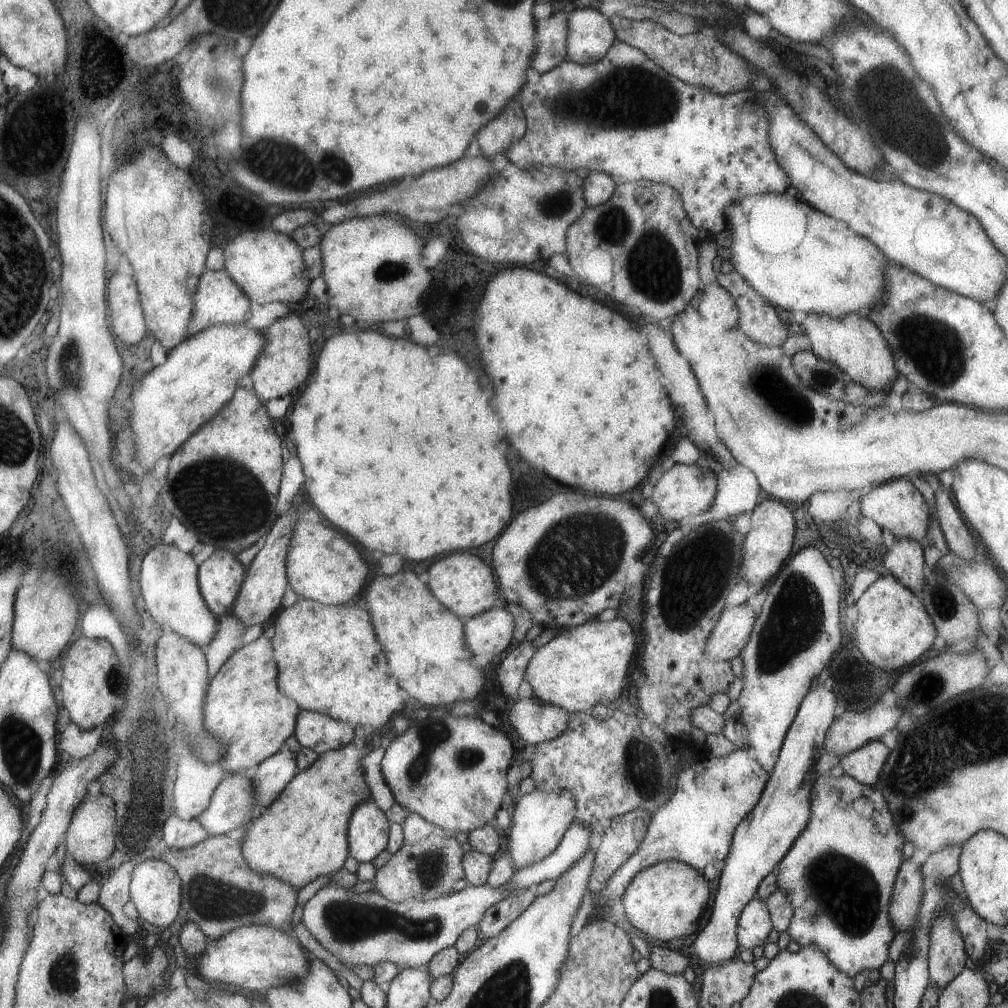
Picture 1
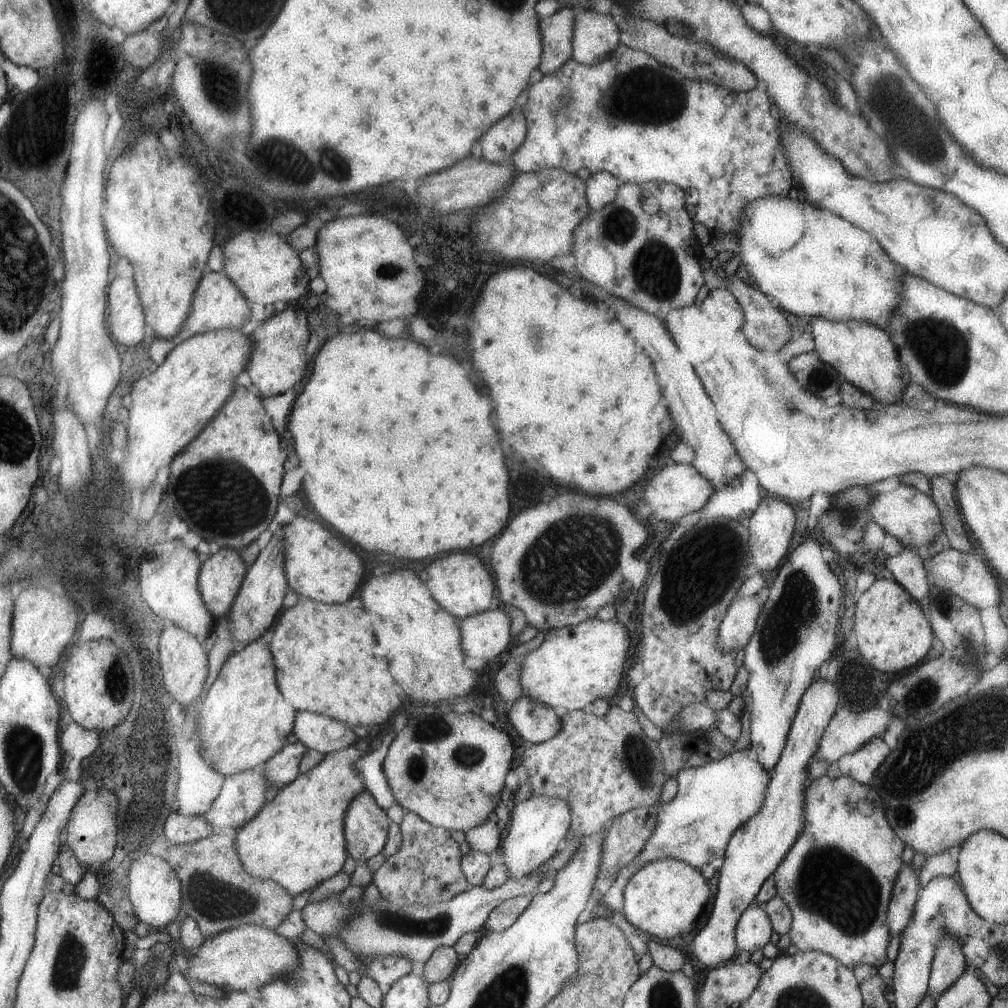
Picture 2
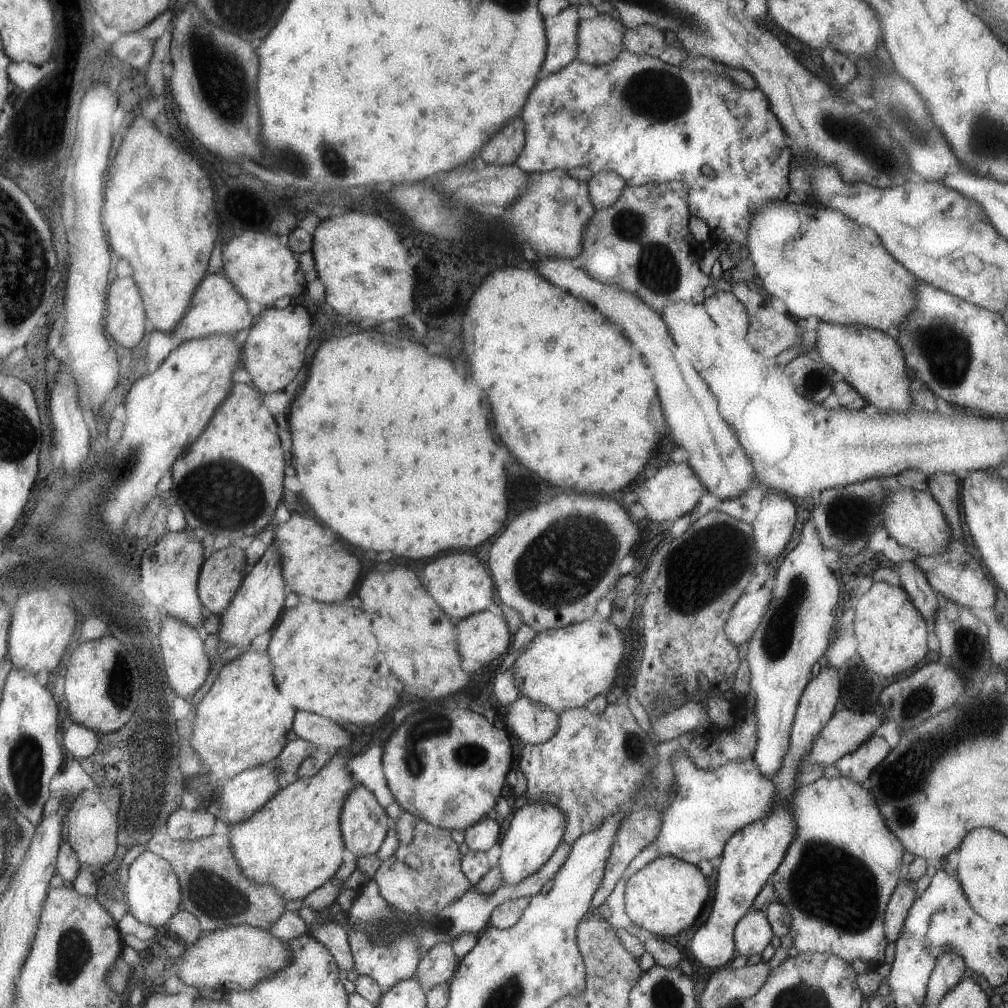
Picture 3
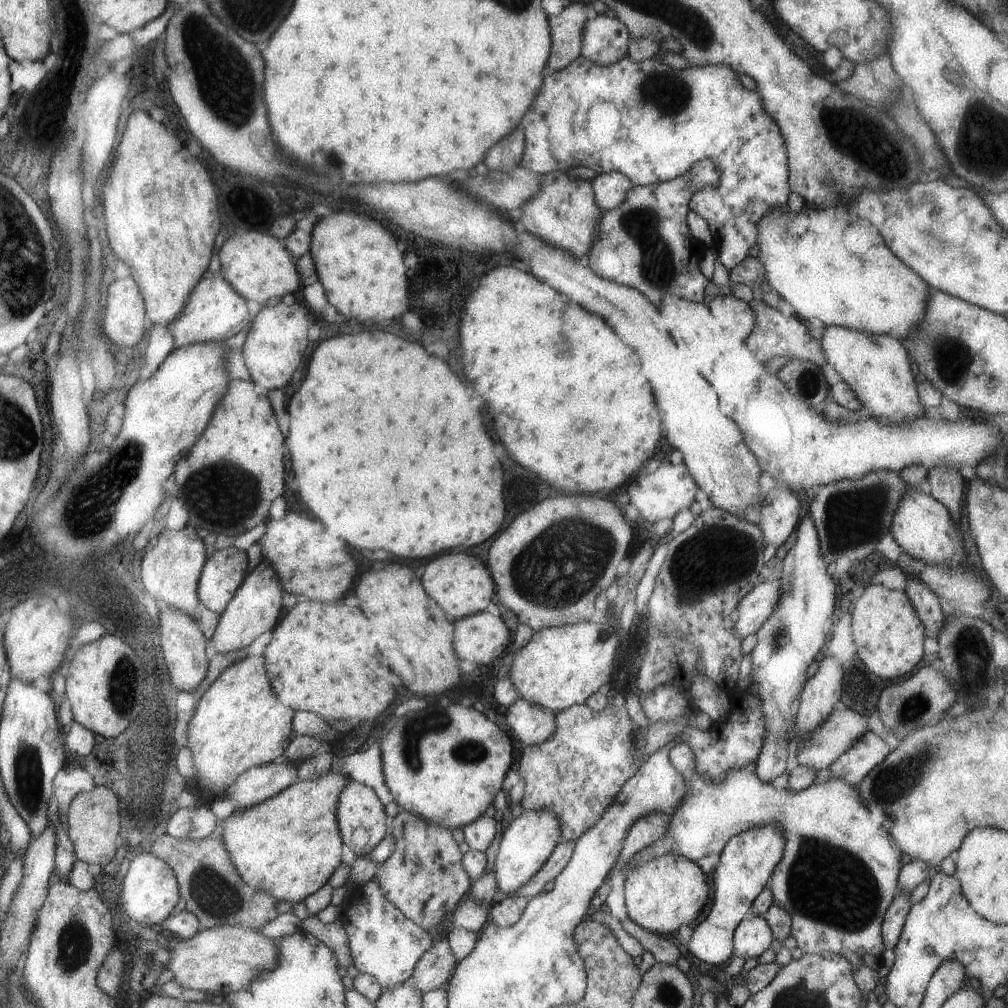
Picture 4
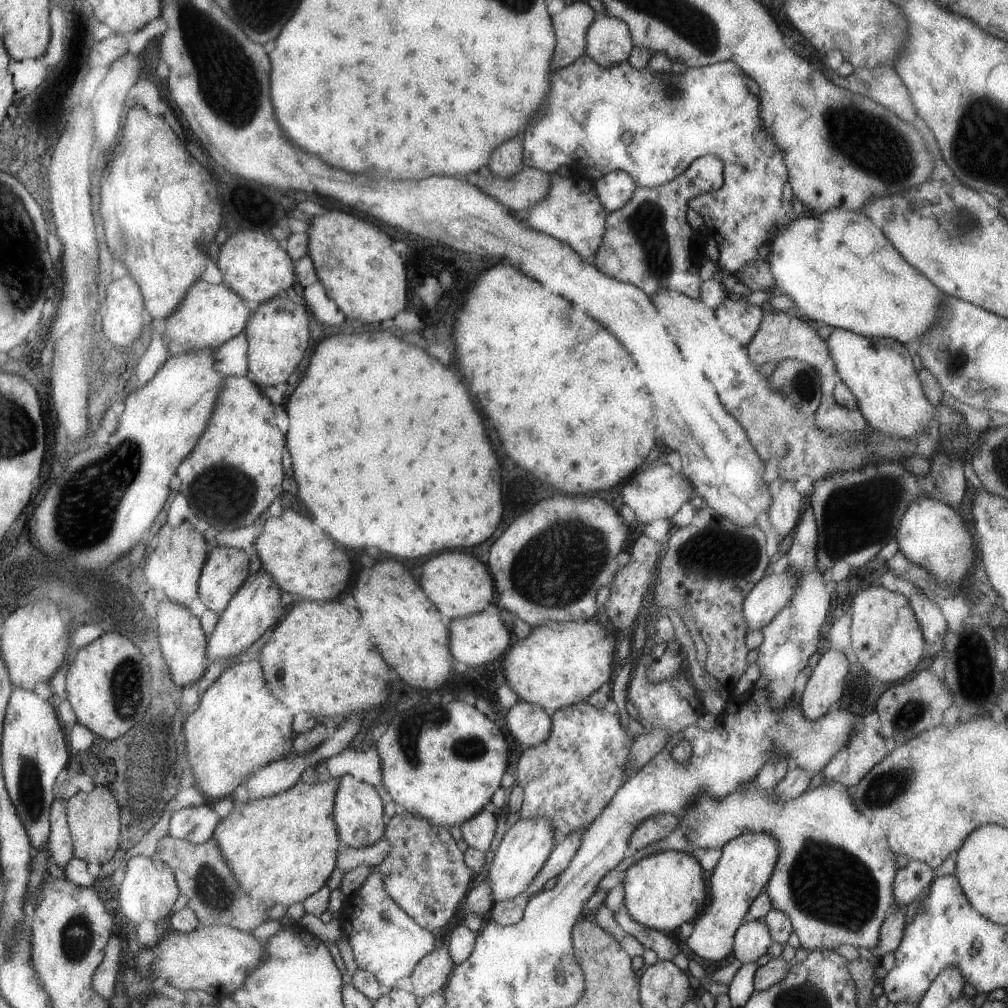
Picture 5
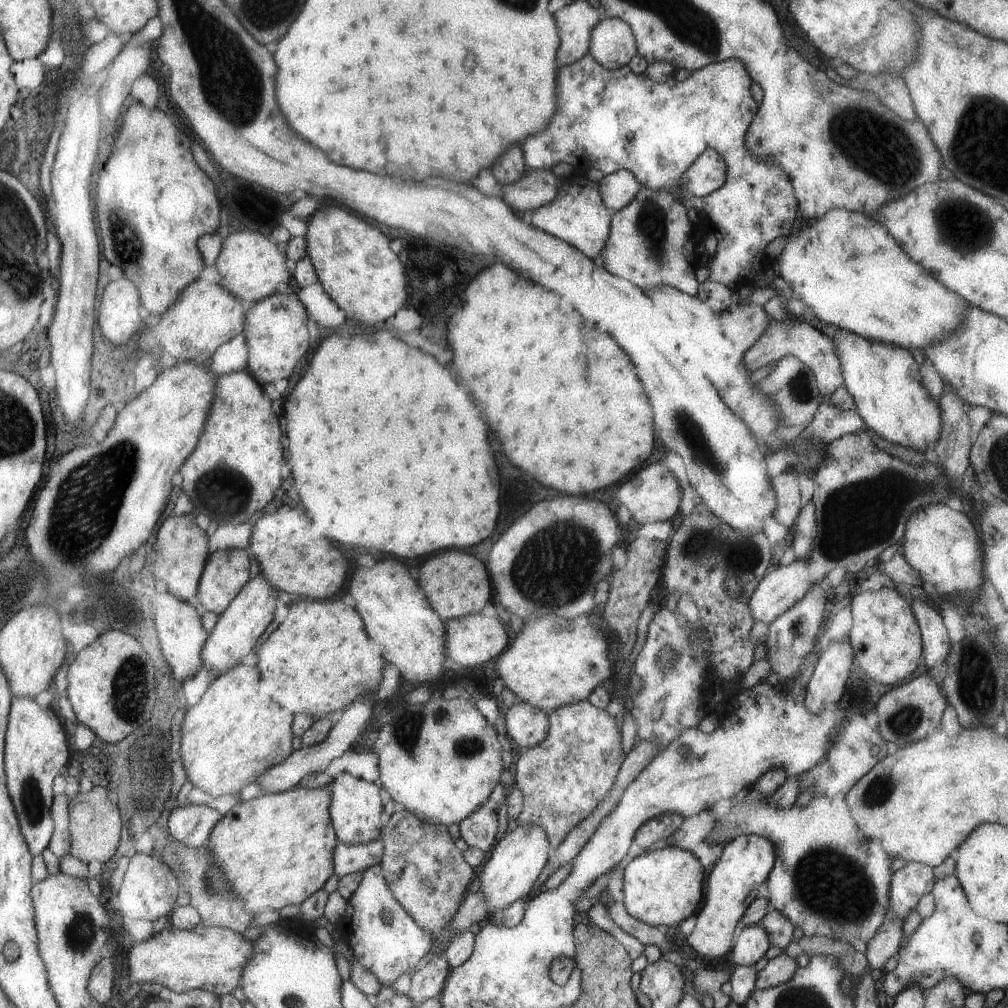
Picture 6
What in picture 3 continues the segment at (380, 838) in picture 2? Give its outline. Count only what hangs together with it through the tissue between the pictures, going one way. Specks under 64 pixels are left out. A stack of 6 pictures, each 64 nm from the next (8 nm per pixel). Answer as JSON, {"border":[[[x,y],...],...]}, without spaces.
{"border":[[[359,784],[355,792],[347,796],[347,804],[343,806],[343,834],[347,840],[347,850],[351,850],[357,858],[369,858],[377,856],[377,852],[383,848],[389,832],[395,828],[395,822],[389,818],[387,808],[381,804],[379,796],[365,784]]]}

